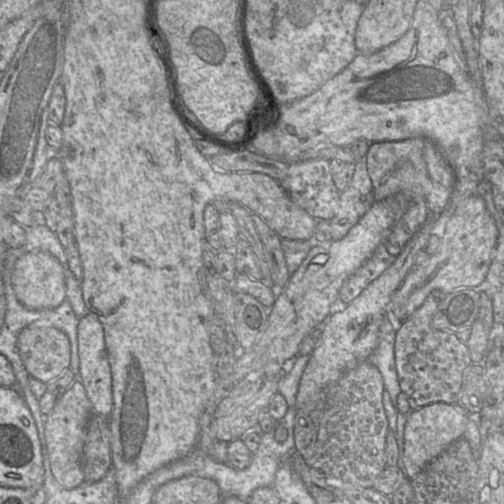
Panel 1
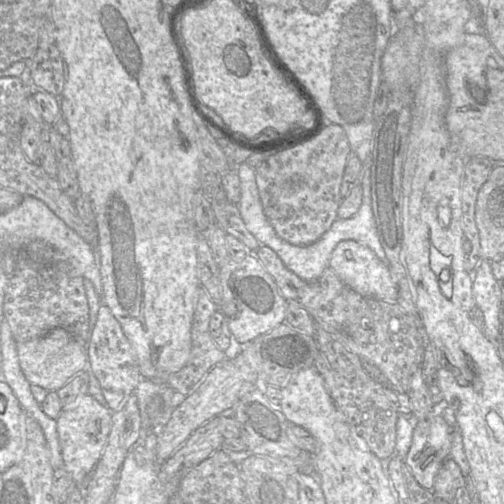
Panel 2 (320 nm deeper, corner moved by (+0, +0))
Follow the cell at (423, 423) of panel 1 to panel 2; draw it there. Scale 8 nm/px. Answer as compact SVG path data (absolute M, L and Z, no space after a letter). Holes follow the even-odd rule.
M440 413L413 422L412 444L404 462L418 484L432 490L439 468L446 458L450 458L452 429Z

